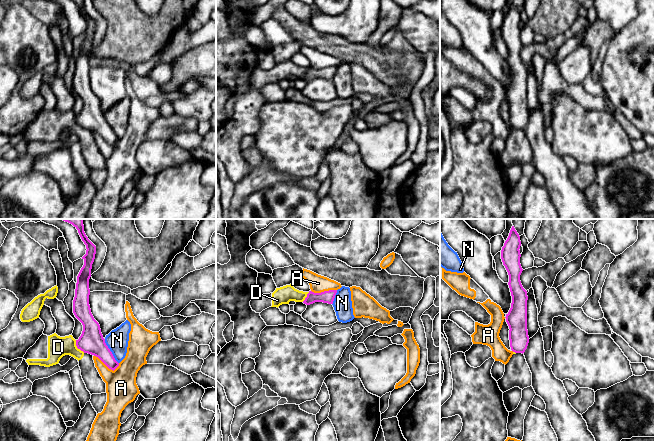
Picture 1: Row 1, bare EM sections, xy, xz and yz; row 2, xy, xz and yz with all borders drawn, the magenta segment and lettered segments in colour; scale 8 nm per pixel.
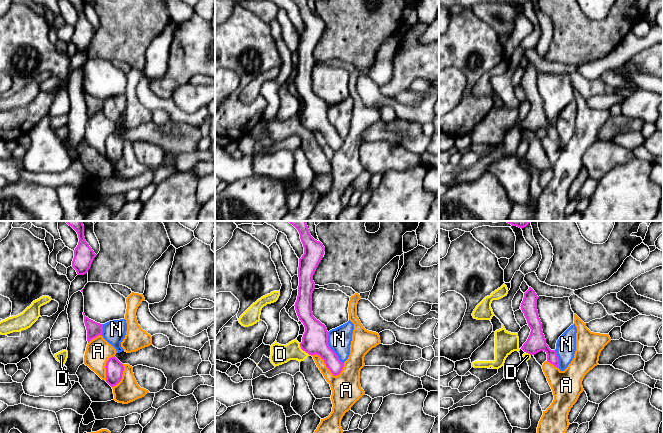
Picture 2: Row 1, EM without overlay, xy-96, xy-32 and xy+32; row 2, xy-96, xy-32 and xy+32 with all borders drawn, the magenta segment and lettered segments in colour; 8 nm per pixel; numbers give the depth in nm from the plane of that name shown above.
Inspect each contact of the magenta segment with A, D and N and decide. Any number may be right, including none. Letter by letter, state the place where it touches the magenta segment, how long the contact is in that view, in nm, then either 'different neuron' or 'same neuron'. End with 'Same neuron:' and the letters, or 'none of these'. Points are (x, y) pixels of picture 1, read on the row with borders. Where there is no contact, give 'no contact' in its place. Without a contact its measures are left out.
A: meets magenta in xy at (107, 366); contact 220 nm long; different neuron
D: meets magenta in xy at (77, 347); contact 130 nm long; different neuron
N: meets magenta in xy at (110, 351); contact 240 nm long; different neuron
Same neuron: none of these

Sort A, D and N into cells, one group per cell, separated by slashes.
A / D / N

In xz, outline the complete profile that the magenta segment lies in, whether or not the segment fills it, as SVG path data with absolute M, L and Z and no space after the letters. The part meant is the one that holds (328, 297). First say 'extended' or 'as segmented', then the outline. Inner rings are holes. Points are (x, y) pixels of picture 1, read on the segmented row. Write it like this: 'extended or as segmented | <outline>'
as segmented | M329 290L321 293L314 293L312 291L309 291L303 303L306 305L310 305L315 302L333 304L336 293L337 293L337 290Z

